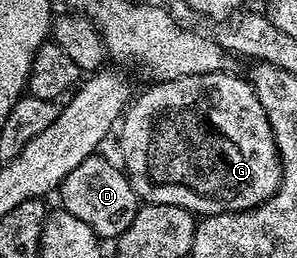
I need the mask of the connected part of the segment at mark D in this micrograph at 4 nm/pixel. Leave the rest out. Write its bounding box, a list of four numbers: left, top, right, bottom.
[58,153,142,240]

